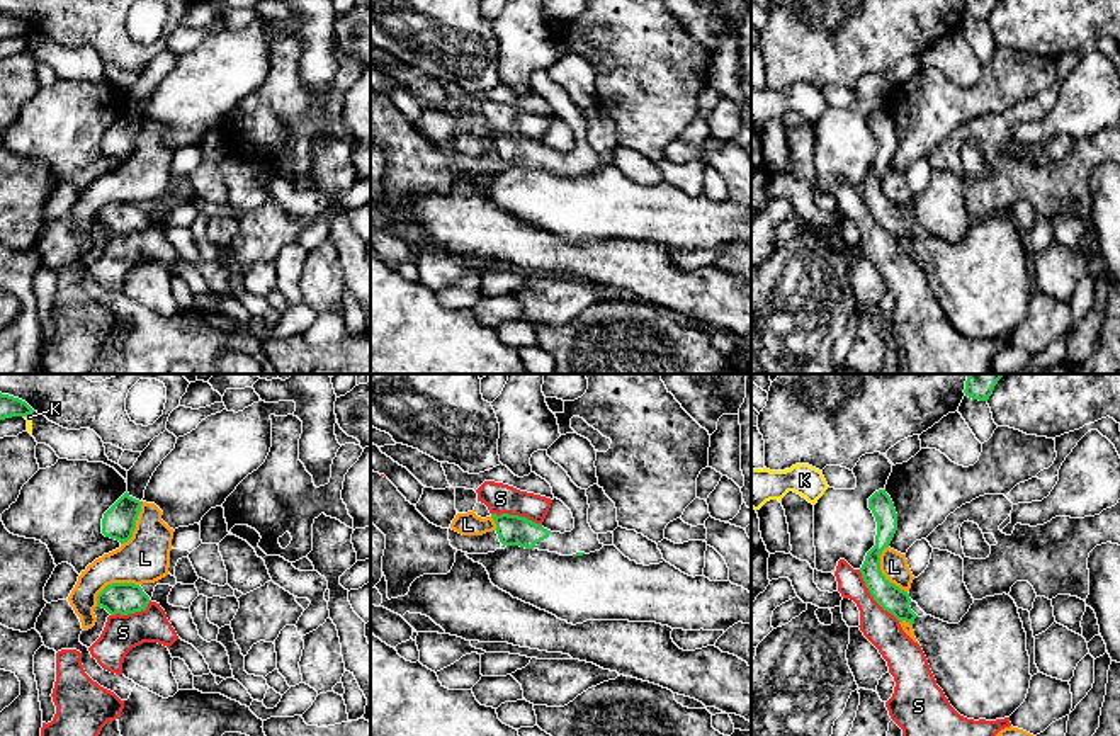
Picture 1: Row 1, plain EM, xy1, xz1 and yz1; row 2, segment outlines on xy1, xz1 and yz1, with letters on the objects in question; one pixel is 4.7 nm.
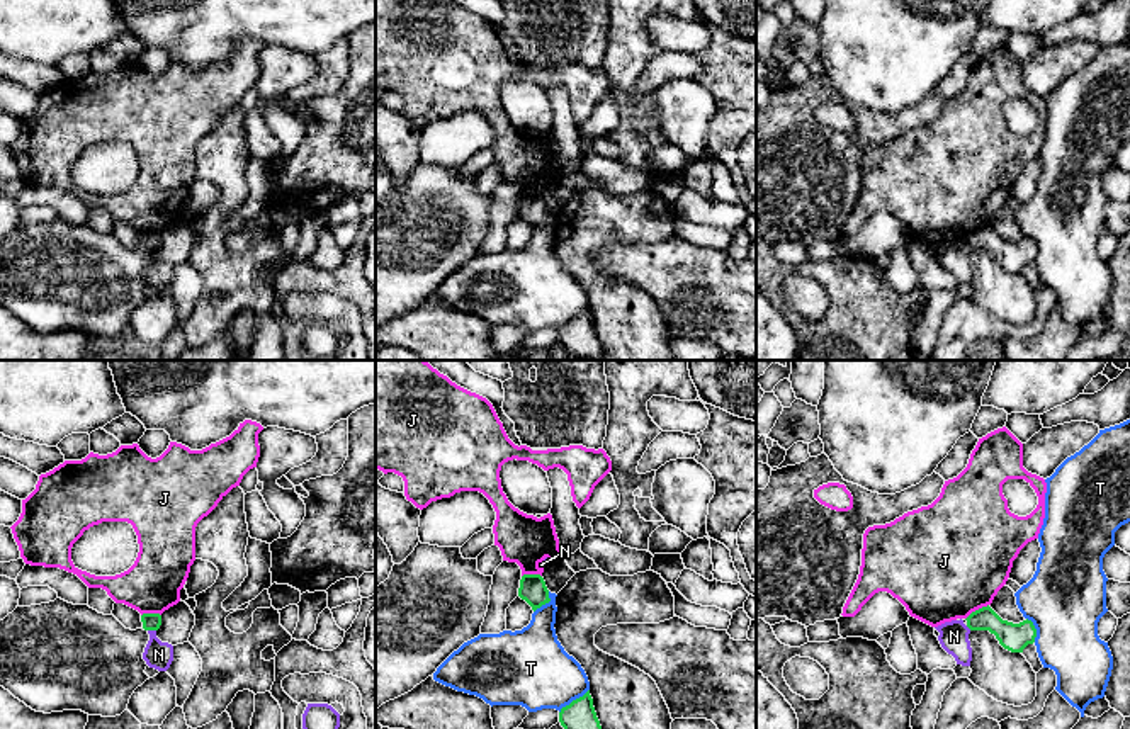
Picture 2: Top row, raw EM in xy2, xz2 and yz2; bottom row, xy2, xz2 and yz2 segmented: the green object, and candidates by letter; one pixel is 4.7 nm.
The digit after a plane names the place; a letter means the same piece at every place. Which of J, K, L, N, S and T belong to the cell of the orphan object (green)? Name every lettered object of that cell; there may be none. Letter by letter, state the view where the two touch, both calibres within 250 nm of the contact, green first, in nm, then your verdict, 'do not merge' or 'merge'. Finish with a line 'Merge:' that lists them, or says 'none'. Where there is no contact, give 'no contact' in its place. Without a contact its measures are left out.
J: meets green in yz2; 140 nm thick on the green side, 500 nm on the other; do not merge
K: meets green in xy1; 100 nm thick on the green side, 30 nm on the other; do not merge
L: meets green in yz1; 120 nm thick on the green side, 130 nm on the other; do not merge
N: meets green in xy2; 80 nm thick on the green side, 130 nm on the other; do not merge
S: meets green in yz1; 120 nm thick on the green side, 170 nm on the other; do not merge
T: meets green in xz2; 140 nm thick on the green side, 360 nm on the other; do not merge
Merge: none

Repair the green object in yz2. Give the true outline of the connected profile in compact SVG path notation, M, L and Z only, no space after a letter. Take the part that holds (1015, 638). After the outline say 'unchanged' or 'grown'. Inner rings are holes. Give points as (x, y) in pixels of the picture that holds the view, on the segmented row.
M989 605L972 612L965 620L970 630L989 630L994 634L999 644L1011 653L1023 653L1037 637L1031 620L1026 619L1020 624L1003 620Z; unchanged

